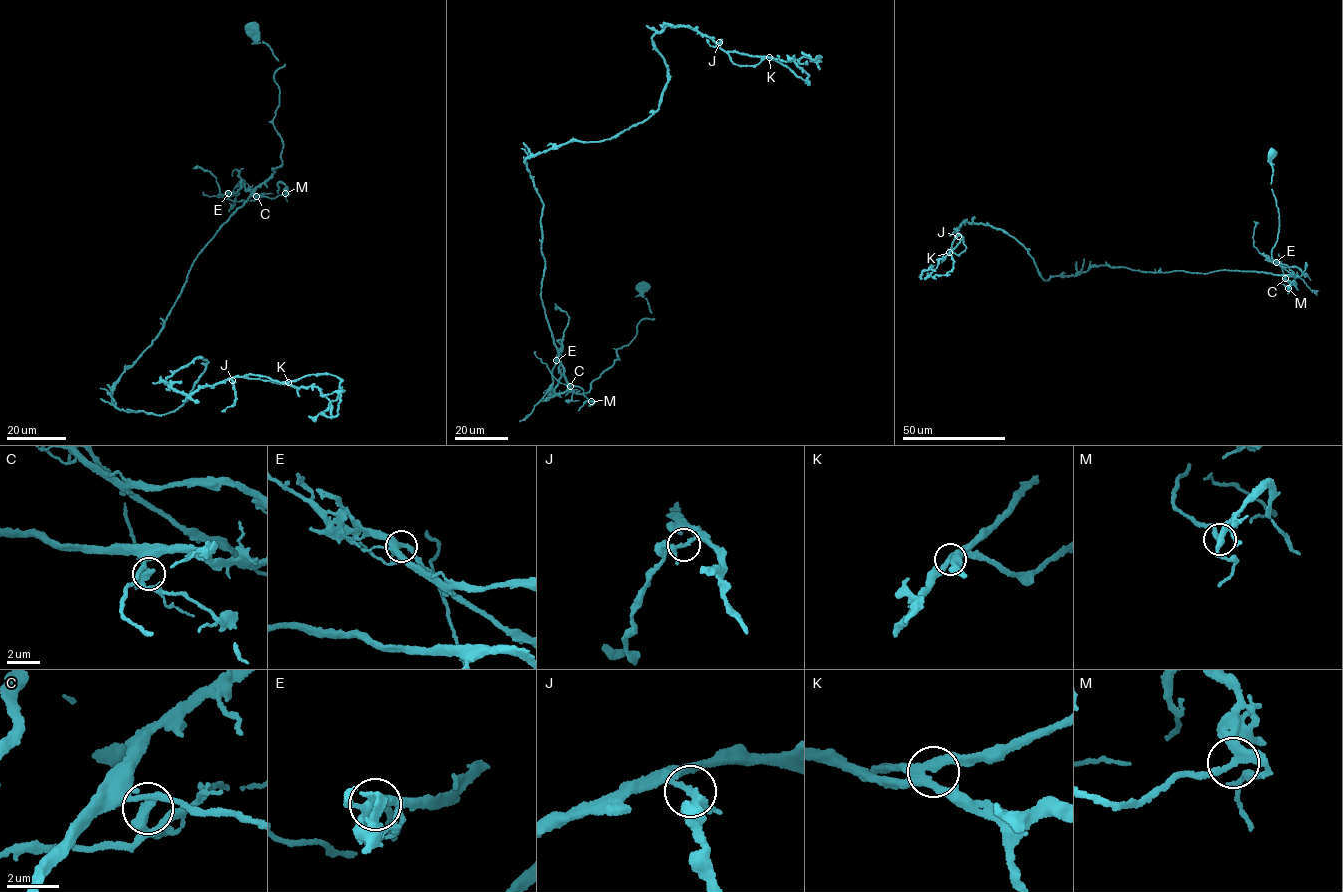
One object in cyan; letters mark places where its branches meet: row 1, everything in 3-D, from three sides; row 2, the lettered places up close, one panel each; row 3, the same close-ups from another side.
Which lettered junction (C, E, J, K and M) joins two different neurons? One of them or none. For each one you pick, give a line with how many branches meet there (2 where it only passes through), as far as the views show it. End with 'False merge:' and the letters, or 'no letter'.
C: branches 4
False merge: C

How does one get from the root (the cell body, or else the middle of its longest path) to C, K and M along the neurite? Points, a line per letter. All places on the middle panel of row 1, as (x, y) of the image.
C: (643, 287), (654, 318), (639, 322), (636, 335), (615, 352), (619, 359), (588, 392), (570, 386)
K: (643, 287), (654, 318), (588, 392), (569, 389), (525, 160), (648, 118), (666, 24), (769, 57)
M: (643, 287), (654, 318), (639, 322), (588, 392), (569, 385), (591, 401)

